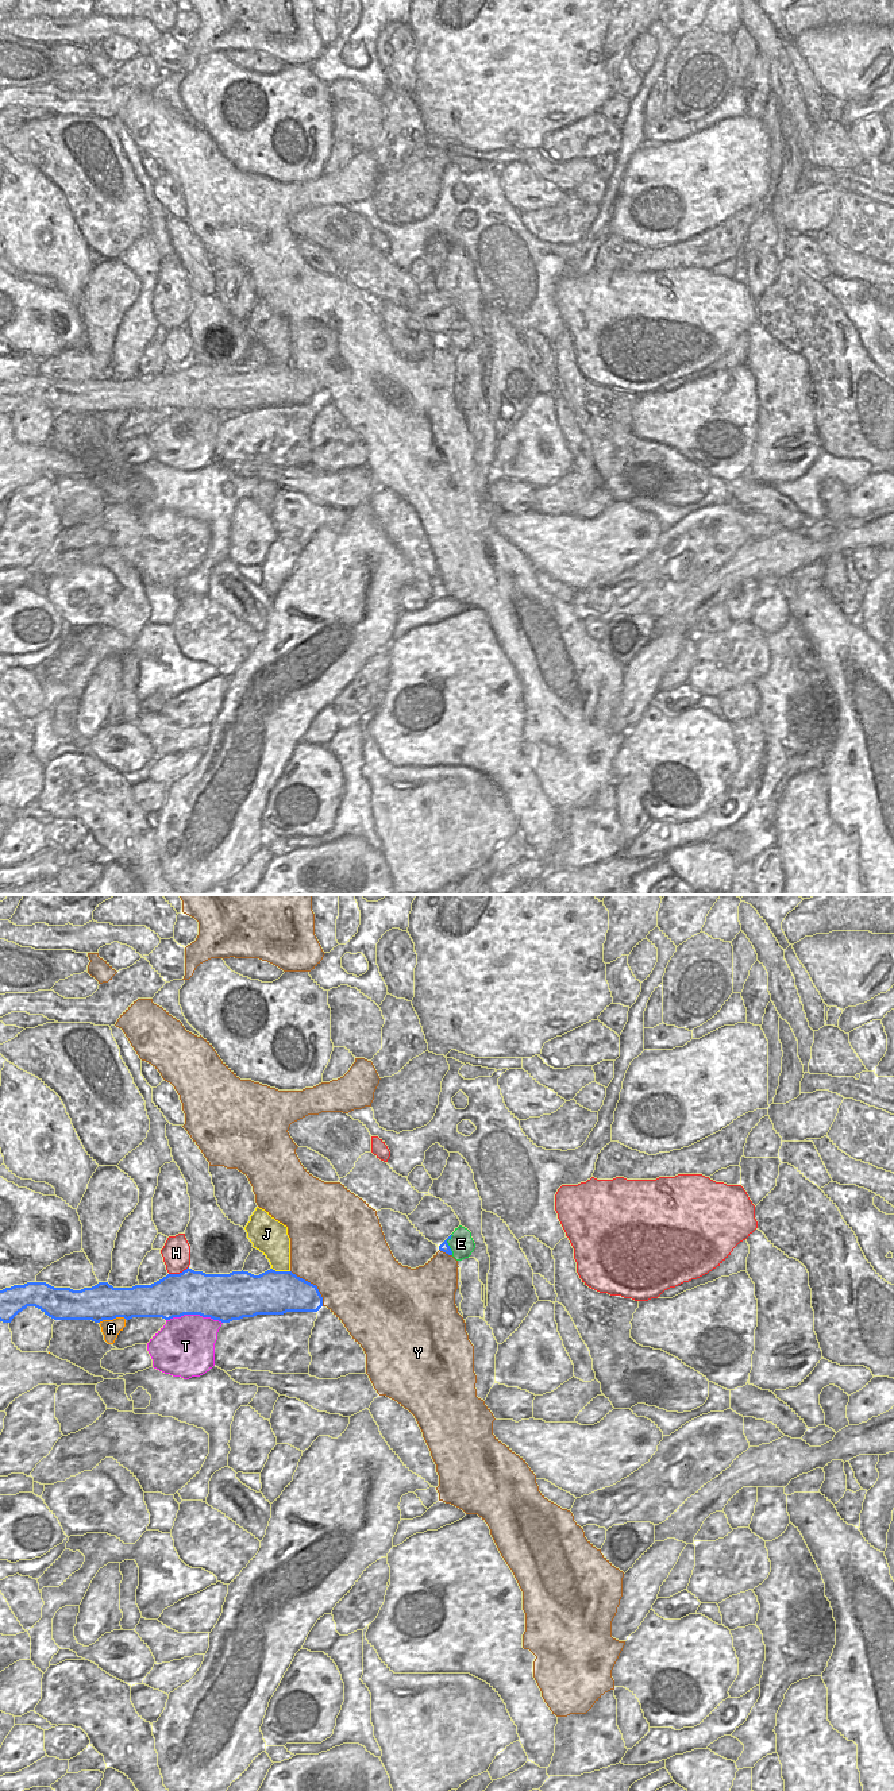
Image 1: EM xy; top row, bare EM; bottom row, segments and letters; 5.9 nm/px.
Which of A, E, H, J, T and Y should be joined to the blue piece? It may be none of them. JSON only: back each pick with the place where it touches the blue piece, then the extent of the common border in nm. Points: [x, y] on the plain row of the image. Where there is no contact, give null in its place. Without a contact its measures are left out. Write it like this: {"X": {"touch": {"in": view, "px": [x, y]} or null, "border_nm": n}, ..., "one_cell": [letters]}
{"E": {"touch": {"in": "xy", "px": [447, 338]}, "border_nm": 130}, "one_cell": ["E"]}

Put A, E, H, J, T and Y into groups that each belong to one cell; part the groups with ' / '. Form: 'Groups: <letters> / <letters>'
Groups: A / E / H / J / T / Y

